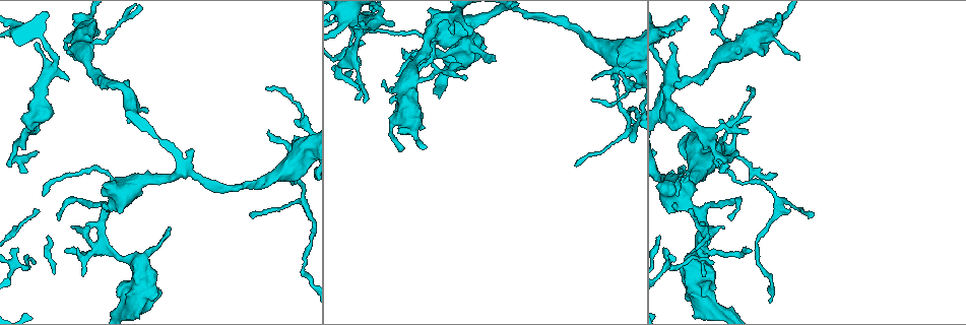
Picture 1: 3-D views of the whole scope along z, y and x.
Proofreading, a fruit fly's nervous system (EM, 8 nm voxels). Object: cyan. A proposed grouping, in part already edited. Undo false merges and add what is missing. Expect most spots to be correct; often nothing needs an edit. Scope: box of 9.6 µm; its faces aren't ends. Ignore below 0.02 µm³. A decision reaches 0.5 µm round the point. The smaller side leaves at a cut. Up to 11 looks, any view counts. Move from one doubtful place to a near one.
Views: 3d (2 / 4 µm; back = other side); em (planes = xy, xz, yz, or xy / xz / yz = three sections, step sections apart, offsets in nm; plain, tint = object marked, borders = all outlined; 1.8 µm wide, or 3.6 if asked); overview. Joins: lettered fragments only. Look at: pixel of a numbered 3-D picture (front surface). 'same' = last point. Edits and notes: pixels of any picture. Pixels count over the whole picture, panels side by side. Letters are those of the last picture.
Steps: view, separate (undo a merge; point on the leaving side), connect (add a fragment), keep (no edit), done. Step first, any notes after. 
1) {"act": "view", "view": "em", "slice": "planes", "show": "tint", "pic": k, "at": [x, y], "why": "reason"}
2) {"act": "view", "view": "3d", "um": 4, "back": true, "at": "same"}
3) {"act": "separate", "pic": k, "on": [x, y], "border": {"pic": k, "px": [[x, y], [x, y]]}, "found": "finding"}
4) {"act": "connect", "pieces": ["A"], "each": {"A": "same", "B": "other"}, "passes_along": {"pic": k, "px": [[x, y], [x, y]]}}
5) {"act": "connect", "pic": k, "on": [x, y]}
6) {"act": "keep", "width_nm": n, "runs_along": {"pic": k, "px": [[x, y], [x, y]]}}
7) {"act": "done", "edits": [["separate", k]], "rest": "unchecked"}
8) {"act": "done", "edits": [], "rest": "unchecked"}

{"act": "view", "view": "3d", "um": 4, "pic": 1, "at": [101, 247]}

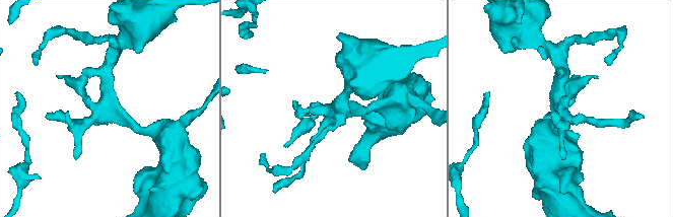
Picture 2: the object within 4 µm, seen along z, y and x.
{"act": "view", "view": "em", "slice": "planes", "show": "tint", "pic": 2, "at": [560, 110]}

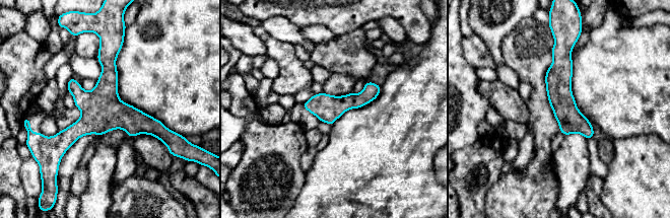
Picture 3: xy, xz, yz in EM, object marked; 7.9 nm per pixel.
{"act": "view", "view": "em", "slice": "planes", "show": "borders", "at": "same"}

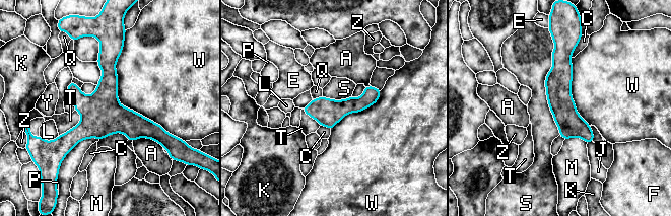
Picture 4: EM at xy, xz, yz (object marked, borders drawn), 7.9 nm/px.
{"act": "keep", "each": {"A": "other", "C": "other", "E": "other", "F": "other", "J": "other", "K": "other", "L": "other", "M": "other", "P": "other", "Q": "other", "S": "other", "T": "other", "W": "other", "Y": "other", "Z": "other"}, "runs_along": {"pic": 4, "px": [[112, 50], [103, 108], [63, 152]]}, "found": "all the same cell"}

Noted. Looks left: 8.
{"act": "view", "view": "em", "slice": "planes", "show": "borders", "pic": 1, "at": [673, 35], "why": "stops while still wide"}

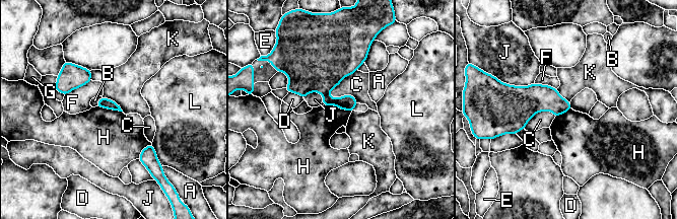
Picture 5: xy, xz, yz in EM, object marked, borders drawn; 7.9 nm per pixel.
{"act": "keep", "each": {"A": "other", "B": "other", "C": "other", "D": "other", "E": "other", "F": "other", "G": "other", "H": "other", "J": "other", "K": "other", "L": "other"}, "border": {"pic": 5, "px": [[323, 105], [336, 105], [351, 112]]}, "found": "no lettered fragment goes on from it"}

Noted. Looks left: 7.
{"act": "view", "view": "em", "slice": "planes", "show": "tint", "pic": 1, "at": [99, 41], "why": "thick turns thin"}

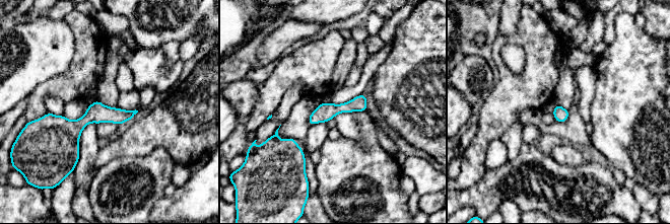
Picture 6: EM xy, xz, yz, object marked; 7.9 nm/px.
{"act": "view", "view": "em", "slice": "planes", "show": "borders", "at": "same", "why": "see the neighbours"}

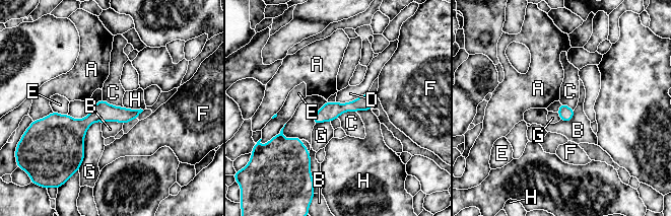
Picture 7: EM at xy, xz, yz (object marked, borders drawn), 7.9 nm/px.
{"act": "keep", "width_nm": 110, "each": {"A": "other", "B": "other", "C": "other", "D": "other", "E": "other", "F": "other", "G": "other", "H": "other"}, "runs_along": {"pic": 7, "px": [[137, 112], [51, 121]]}, "found": "all the same cell"}

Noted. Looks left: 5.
{"act": "view", "view": "3d", "um": 2, "pic": 1, "at": [14, 152], "why": "sharp bend"}

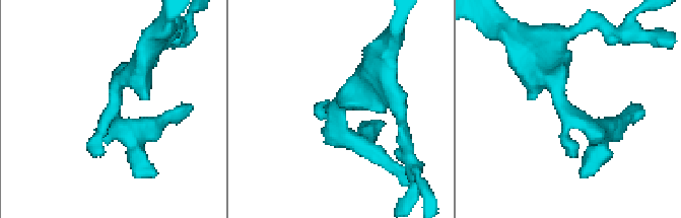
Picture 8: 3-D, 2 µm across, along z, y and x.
{"act": "view", "view": "em", "slice": "yz", "step": 8, "show": "tint", "pic": 8, "at": [573, 113]}

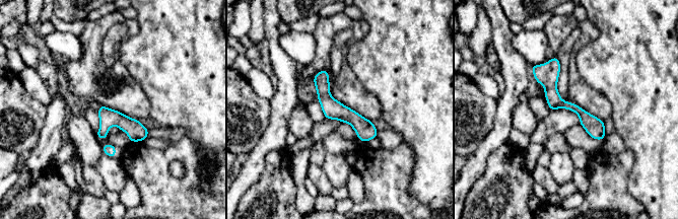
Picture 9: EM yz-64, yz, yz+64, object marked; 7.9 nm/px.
{"act": "view", "view": "em", "slice": "yz", "step": 8, "show": "borders", "at": "same", "why": "see the neighbours"}

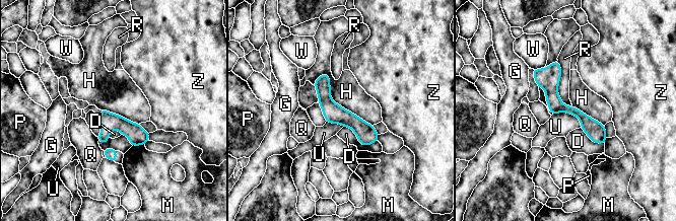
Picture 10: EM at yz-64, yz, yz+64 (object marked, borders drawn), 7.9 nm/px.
{"act": "keep", "each": {"D": "other", "G": "other", "H": "other", "M": "other", "P": "other", "Q": "other", "R": "other", "U": "other", "W": "other", "Z": "other"}, "runs_along": {"pic": 10, "px": [[535, 71], [602, 141]]}, "found": "continuous, no second cell"}

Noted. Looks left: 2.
{"act": "done", "edits": [], "rest": "unchecked"}

